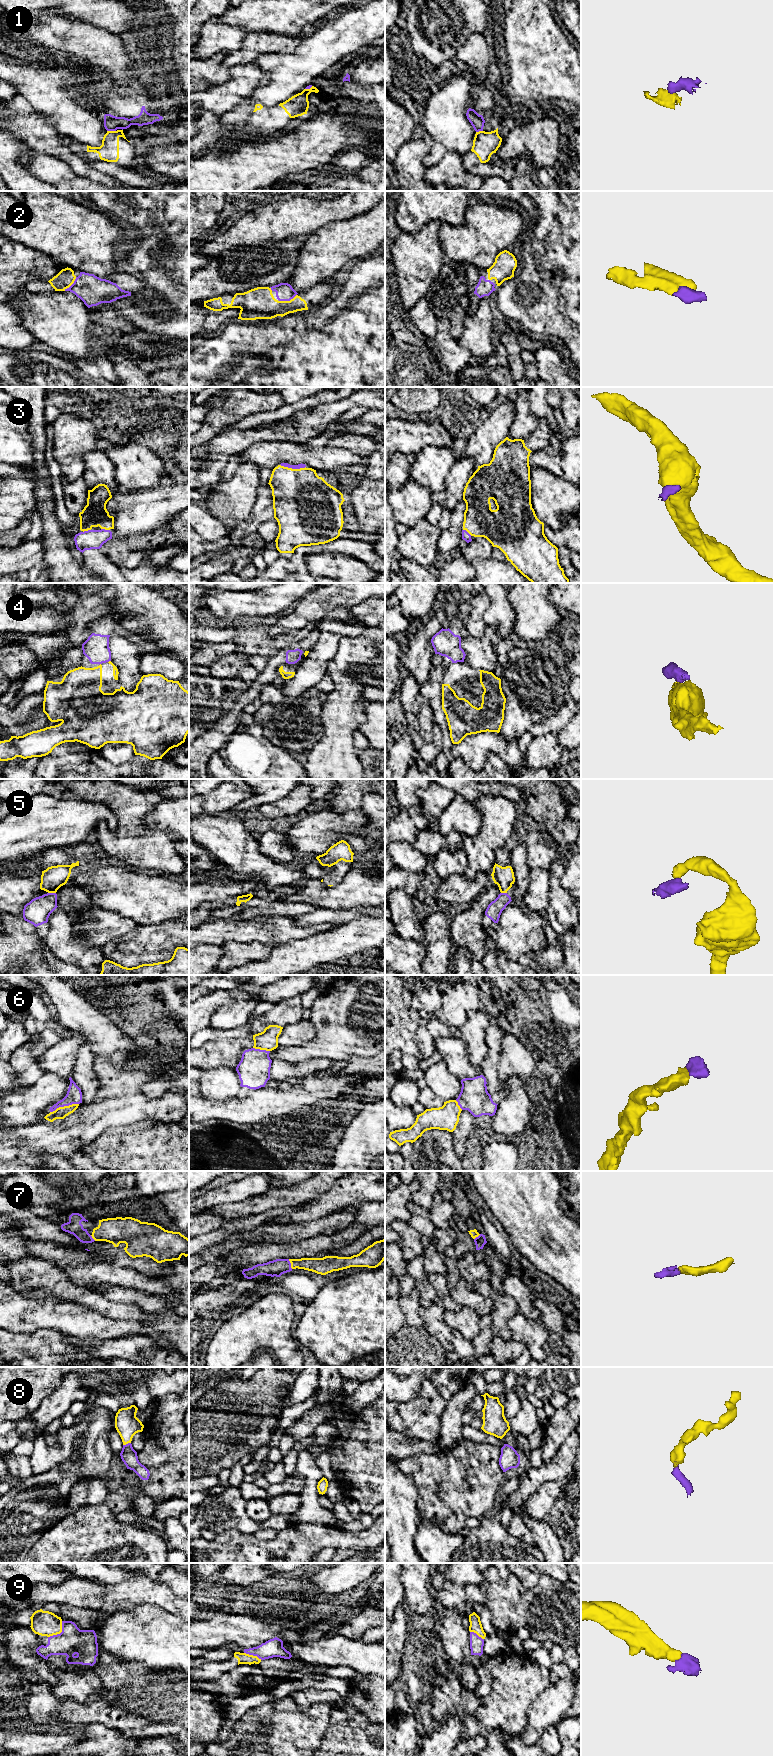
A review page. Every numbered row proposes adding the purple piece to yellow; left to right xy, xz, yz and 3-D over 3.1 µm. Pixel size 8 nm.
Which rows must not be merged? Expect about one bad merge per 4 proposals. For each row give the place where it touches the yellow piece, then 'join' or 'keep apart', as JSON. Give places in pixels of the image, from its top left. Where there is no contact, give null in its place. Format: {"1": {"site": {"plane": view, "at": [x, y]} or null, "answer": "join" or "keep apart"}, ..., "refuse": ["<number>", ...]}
{"1": {"site": {"plane": "xy", "at": [111, 131]}, "answer": "keep apart"}, "2": {"site": {"plane": "xz", "at": [287, 301]}, "answer": "join"}, "3": {"site": {"plane": "xz", "at": [293, 469]}, "answer": "join"}, "4": {"site": {"plane": "xy", "at": [109, 661]}, "answer": "keep apart"}, "5": {"site": {"plane": "xy", "at": [52, 892]}, "answer": "keep apart"}, "6": {"site": {"plane": "xy", "at": [64, 1106]}, "answer": "join"}, "7": {"site": {"plane": "xz", "at": [291, 1264]}, "answer": "join"}, "8": {"site": {"plane": "xy", "at": [126, 1443]}, "answer": "join"}, "9": {"site": {"plane": "xy", "at": [59, 1633]}, "answer": "join"}, "refuse": ["1", "4", "5"]}

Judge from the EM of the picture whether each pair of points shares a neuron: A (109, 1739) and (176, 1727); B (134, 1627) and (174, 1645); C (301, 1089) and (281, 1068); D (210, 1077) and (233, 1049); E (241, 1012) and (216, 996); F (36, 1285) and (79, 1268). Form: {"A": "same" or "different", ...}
{"A": "different", "B": "same", "C": "different", "D": "different", "E": "different", "F": "different"}

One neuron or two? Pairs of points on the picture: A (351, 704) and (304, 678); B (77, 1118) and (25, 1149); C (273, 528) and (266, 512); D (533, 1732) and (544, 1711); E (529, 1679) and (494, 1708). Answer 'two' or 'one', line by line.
A: two
B: one
C: two
D: one
E: one

